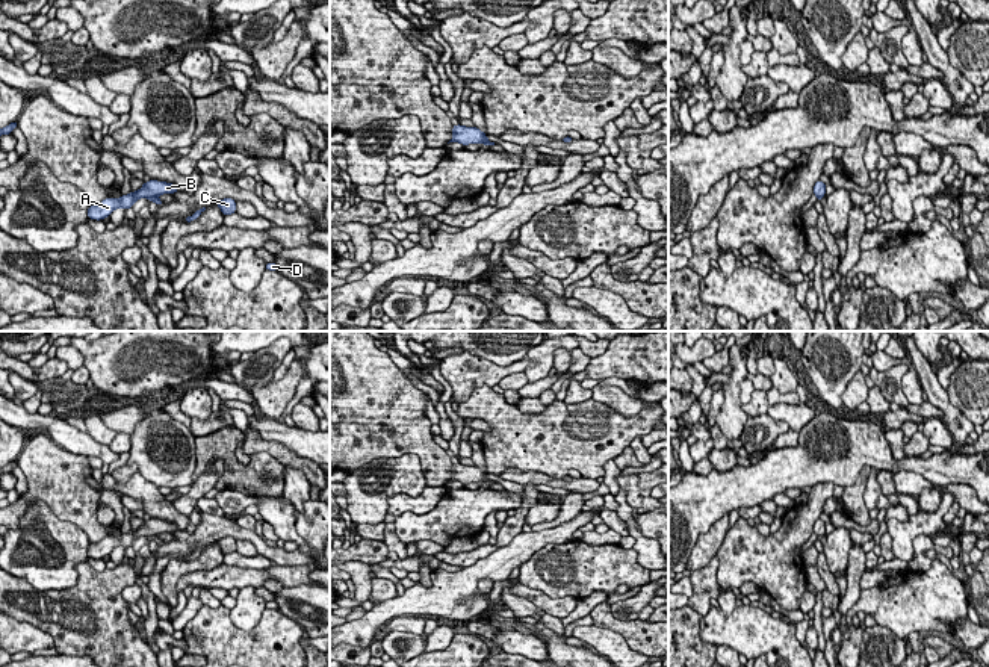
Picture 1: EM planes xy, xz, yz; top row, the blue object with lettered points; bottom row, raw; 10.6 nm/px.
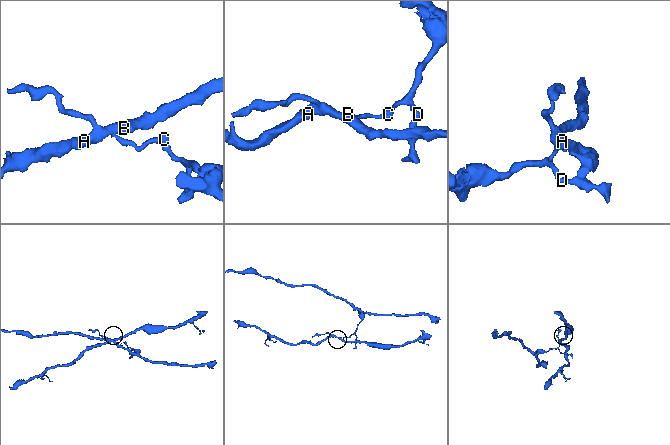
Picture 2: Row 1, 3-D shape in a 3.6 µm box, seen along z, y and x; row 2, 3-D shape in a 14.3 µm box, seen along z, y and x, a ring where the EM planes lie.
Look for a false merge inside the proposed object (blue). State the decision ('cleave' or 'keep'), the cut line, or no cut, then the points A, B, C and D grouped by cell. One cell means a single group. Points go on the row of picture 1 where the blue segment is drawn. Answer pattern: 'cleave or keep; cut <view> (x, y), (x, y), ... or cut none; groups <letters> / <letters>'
cleave; cut xy (155, 195), (148, 198); groups A B / C D

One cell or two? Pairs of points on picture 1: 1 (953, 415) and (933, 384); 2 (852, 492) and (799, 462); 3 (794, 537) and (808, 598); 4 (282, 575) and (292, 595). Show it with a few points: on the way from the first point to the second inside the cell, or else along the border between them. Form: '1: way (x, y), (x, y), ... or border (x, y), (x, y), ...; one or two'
1: way (945, 407), (935, 392); one
2: border (871, 468), (865, 466), (859, 477), (844, 487); two
3: border (806, 590), (802, 595), (799, 608); two
4: border (313, 584), (283, 587); two

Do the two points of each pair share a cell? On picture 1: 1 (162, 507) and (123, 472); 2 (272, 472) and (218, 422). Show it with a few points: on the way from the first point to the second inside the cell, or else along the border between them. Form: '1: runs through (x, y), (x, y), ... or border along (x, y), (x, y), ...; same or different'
1: border along (138, 471), (124, 483), (118, 483), (111, 475); different
2: border along (229, 425), (195, 437); different

